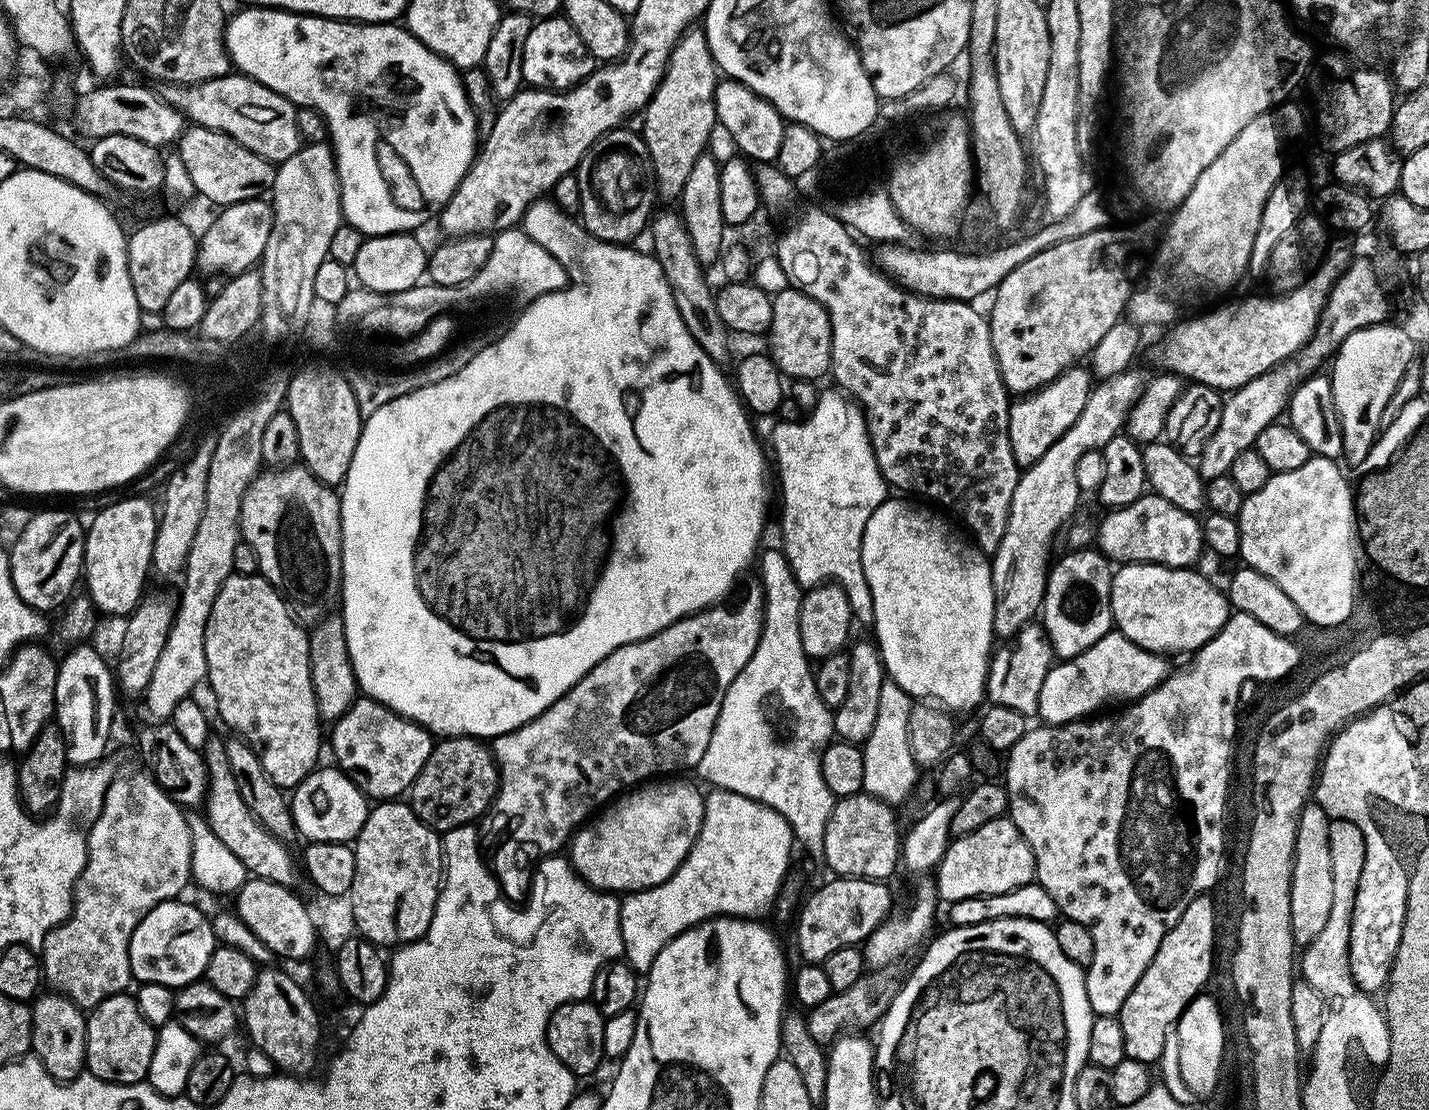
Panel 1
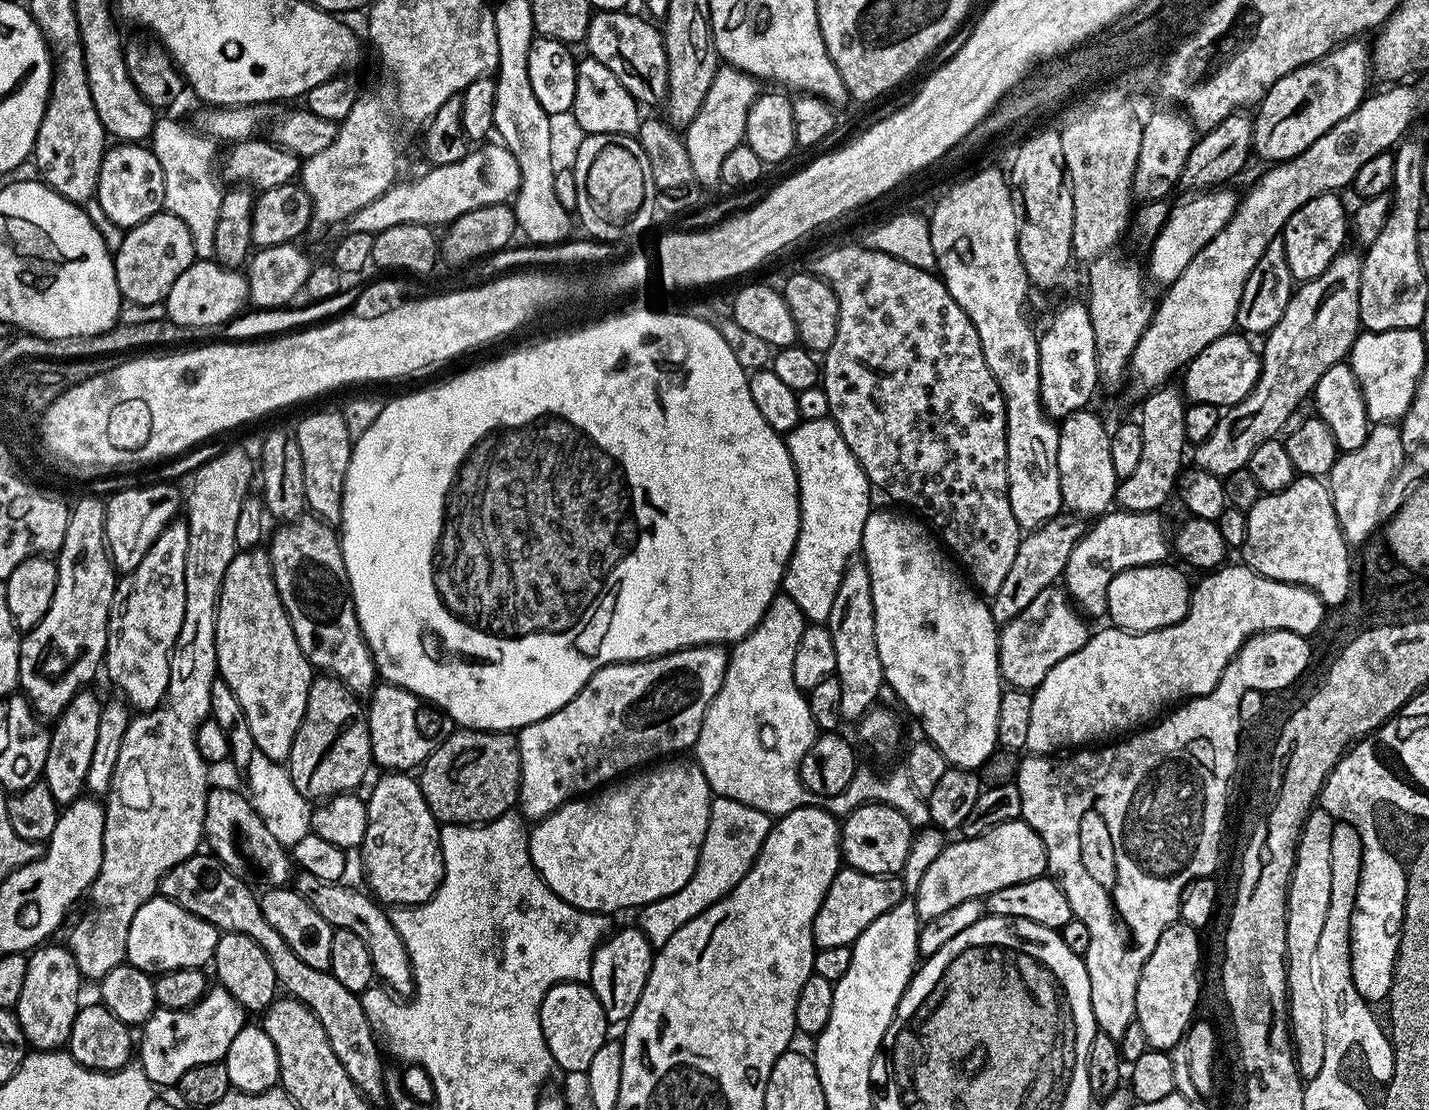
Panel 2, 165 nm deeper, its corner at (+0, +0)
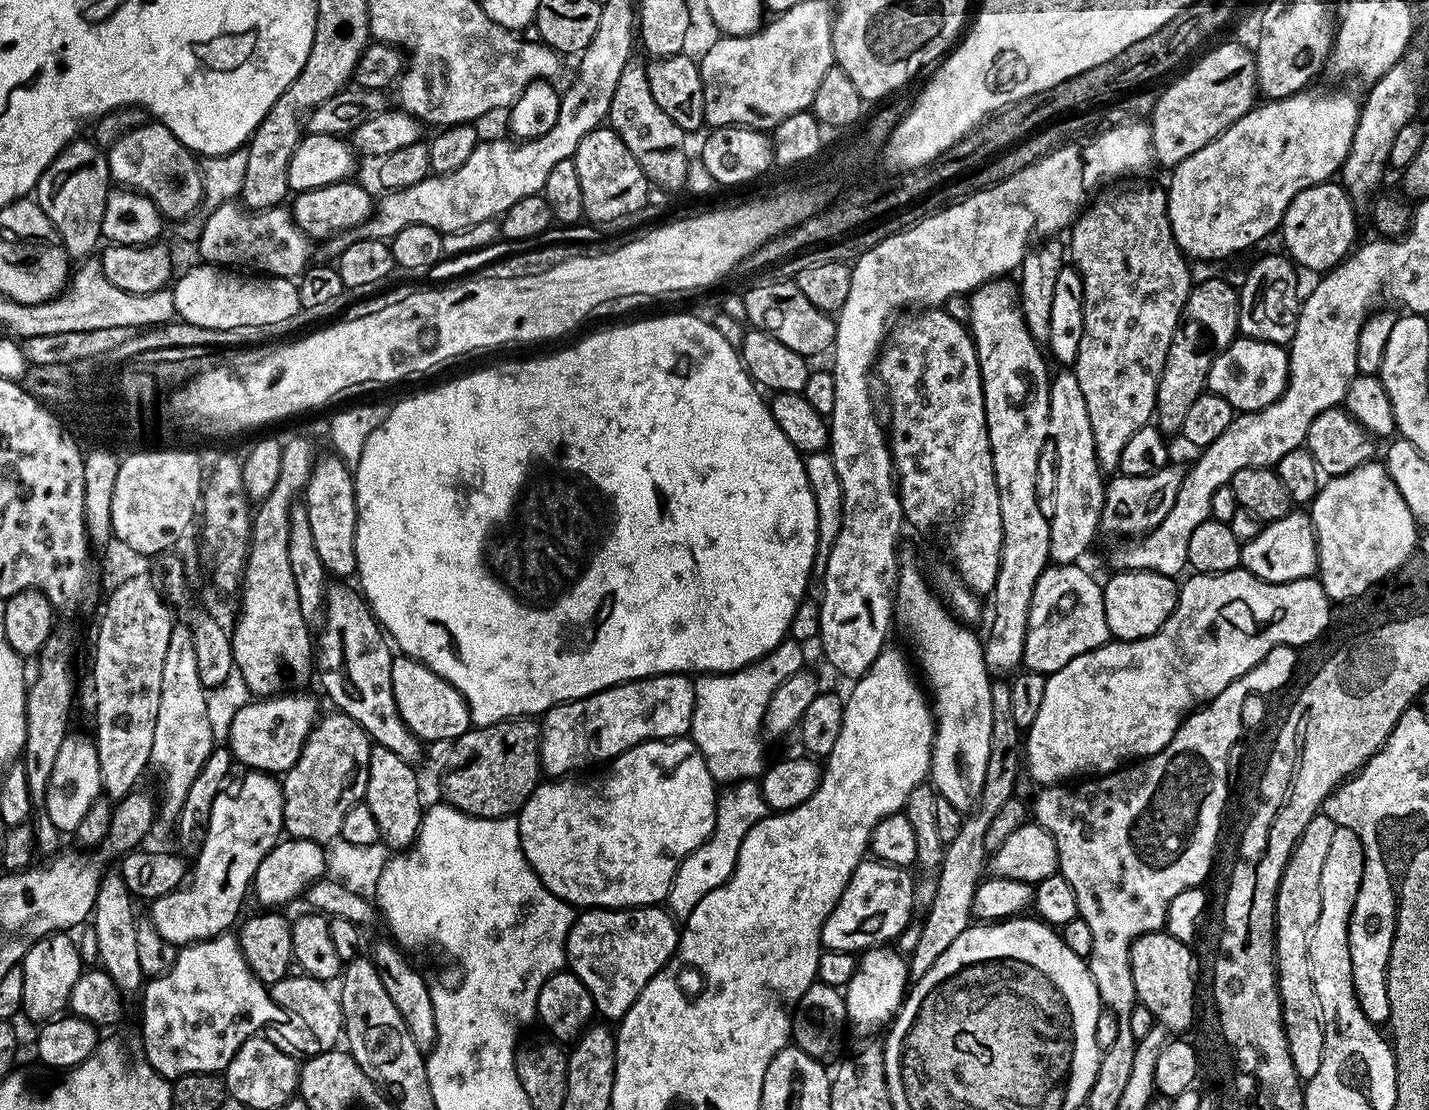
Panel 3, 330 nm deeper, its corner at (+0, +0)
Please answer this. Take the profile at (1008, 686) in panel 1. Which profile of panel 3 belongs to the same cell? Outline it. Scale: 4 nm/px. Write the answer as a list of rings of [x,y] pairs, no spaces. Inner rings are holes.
[[[1079,563],[1049,566],[1034,586],[1022,661],[1029,672],[1057,672],[1074,658],[1109,643],[1101,581],[1080,567]]]

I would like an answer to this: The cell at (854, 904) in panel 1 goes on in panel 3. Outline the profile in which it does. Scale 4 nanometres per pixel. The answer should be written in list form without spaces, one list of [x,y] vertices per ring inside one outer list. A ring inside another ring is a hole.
[[[865,858],[860,861],[860,865],[854,870],[846,890],[842,890],[842,898],[834,906],[834,910],[826,918],[826,922],[820,931],[820,943],[824,948],[830,950],[846,950],[863,954],[870,948],[879,948],[895,941],[897,936],[901,936],[908,924],[913,923],[912,915],[912,891],[913,873],[899,868],[893,864],[884,864],[875,858]]]

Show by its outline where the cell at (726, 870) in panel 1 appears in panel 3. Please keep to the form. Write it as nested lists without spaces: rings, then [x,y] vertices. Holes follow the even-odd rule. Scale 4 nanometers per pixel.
[[[755,779],[738,780],[734,784],[727,785],[717,795],[716,821],[711,836],[680,863],[674,882],[668,891],[666,908],[677,921],[687,920],[694,906],[698,906],[698,902],[702,902],[702,898],[706,898],[710,890],[722,886],[732,877],[732,871],[738,862],[738,850],[742,846],[742,838],[750,834],[750,826],[764,819],[769,812],[768,803],[764,801],[762,790]]]

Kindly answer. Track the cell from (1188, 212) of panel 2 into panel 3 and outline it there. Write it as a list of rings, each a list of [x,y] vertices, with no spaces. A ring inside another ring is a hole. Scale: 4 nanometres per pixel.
[[[1312,91],[1295,92],[1292,96],[1287,96],[1281,100],[1257,103],[1242,118],[1238,118],[1238,122],[1234,122],[1228,127],[1222,135],[1214,138],[1209,144],[1202,146],[1202,150],[1190,154],[1190,158],[1186,158],[1180,164],[1177,164],[1175,168],[1171,169],[1170,176],[1172,176],[1172,181],[1166,184],[1168,217],[1170,218],[1170,226],[1172,227],[1176,244],[1185,257],[1193,258],[1192,256],[1197,256],[1200,260],[1220,260],[1223,256],[1232,256],[1235,252],[1244,252],[1247,248],[1254,247],[1259,240],[1266,239],[1275,228],[1277,231],[1283,225],[1286,210],[1298,193],[1315,184],[1331,181],[1339,173],[1340,167],[1344,165],[1346,154],[1350,150],[1350,142],[1354,142],[1354,130],[1358,126],[1361,101],[1359,99],[1355,100],[1348,92]]]

